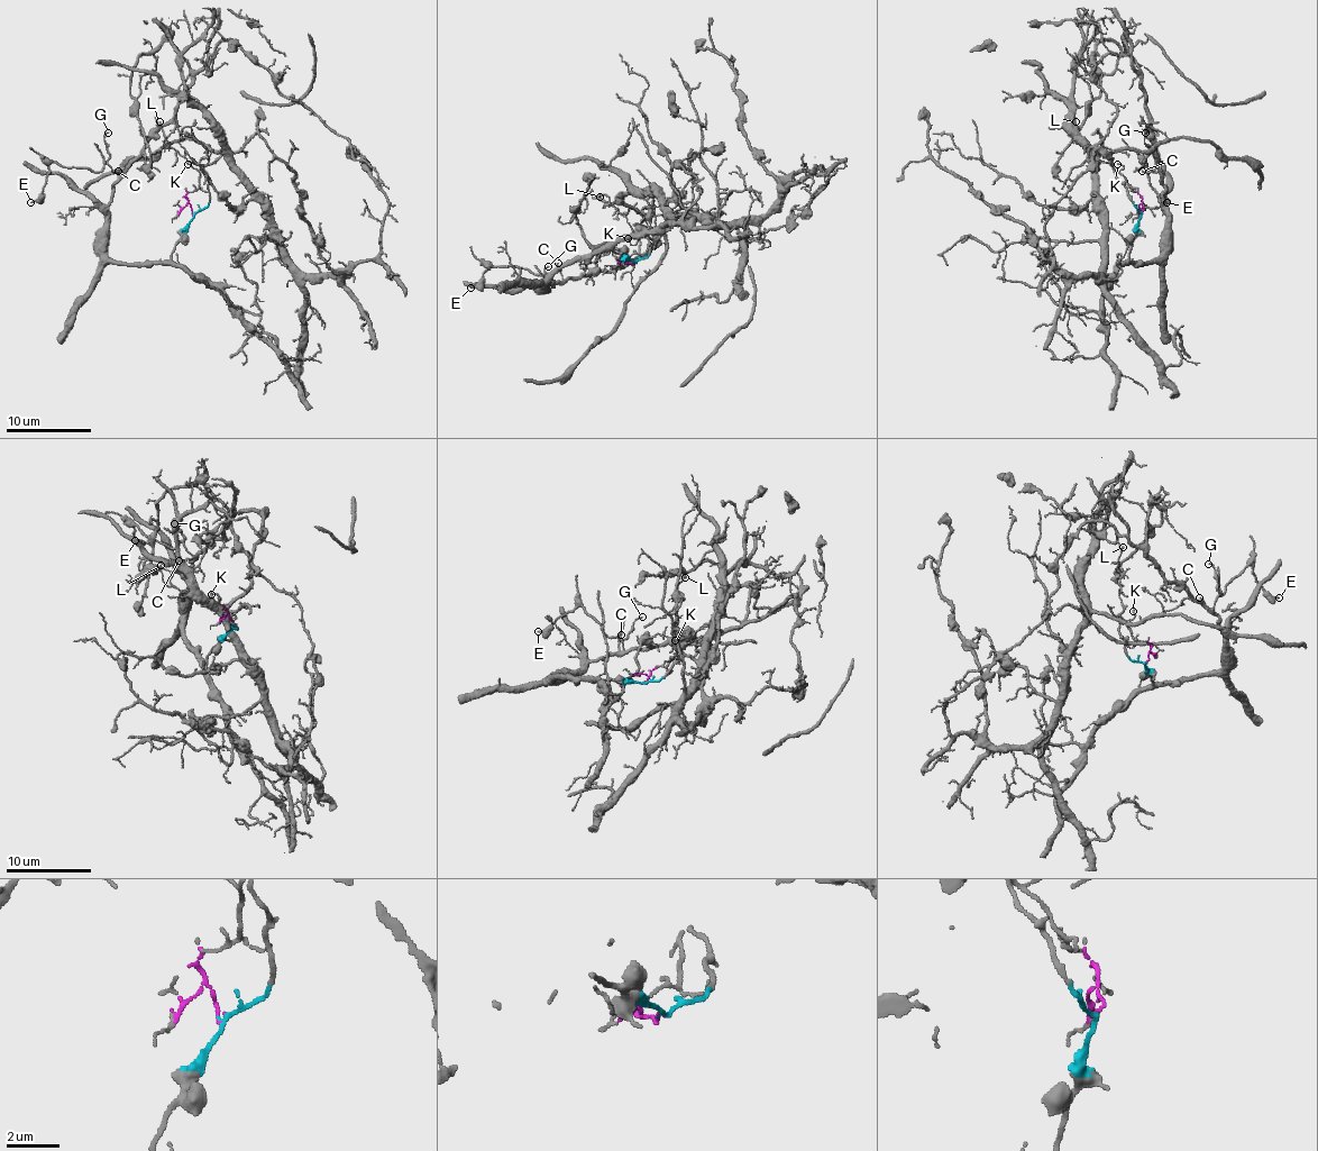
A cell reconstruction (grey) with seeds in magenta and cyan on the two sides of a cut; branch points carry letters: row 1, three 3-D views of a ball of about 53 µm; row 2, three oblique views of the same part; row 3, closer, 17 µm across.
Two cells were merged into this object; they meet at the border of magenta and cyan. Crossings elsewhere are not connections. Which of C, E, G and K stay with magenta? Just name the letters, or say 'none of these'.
K

